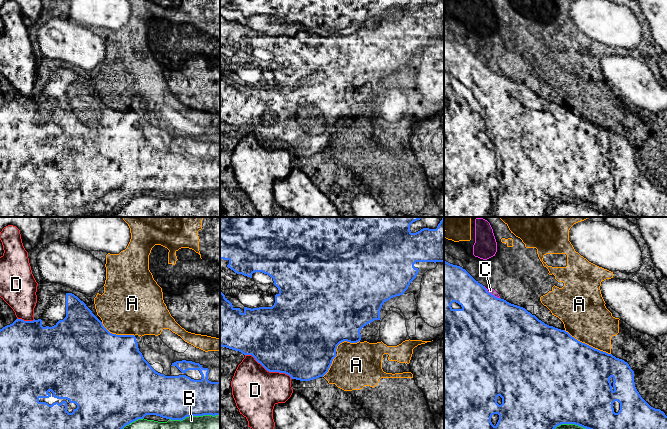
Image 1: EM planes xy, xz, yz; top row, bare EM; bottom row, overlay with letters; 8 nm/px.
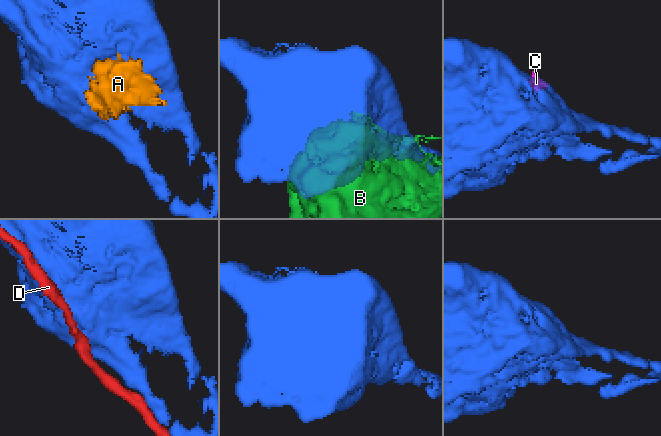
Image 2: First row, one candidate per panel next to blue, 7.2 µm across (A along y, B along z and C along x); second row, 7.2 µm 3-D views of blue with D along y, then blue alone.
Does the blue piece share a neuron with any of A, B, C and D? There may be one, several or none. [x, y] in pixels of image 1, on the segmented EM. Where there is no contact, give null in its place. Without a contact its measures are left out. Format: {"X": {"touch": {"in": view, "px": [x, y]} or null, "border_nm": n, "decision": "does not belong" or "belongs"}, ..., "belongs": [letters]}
{"A": {"touch": {"in": "yz", "px": [586, 344]}, "border_nm": 420, "decision": "does not belong"}, "B": {"touch": {"in": "xy", "px": [194, 415]}, "border_nm": 400, "decision": "does not belong"}, "C": {"touch": {"in": "yz", "px": [490, 293]}, "border_nm": 170, "decision": "does not belong"}, "D": {"touch": {"in": "xz", "px": [268, 370]}, "border_nm": 420, "decision": "does not belong"}, "belongs": []}

